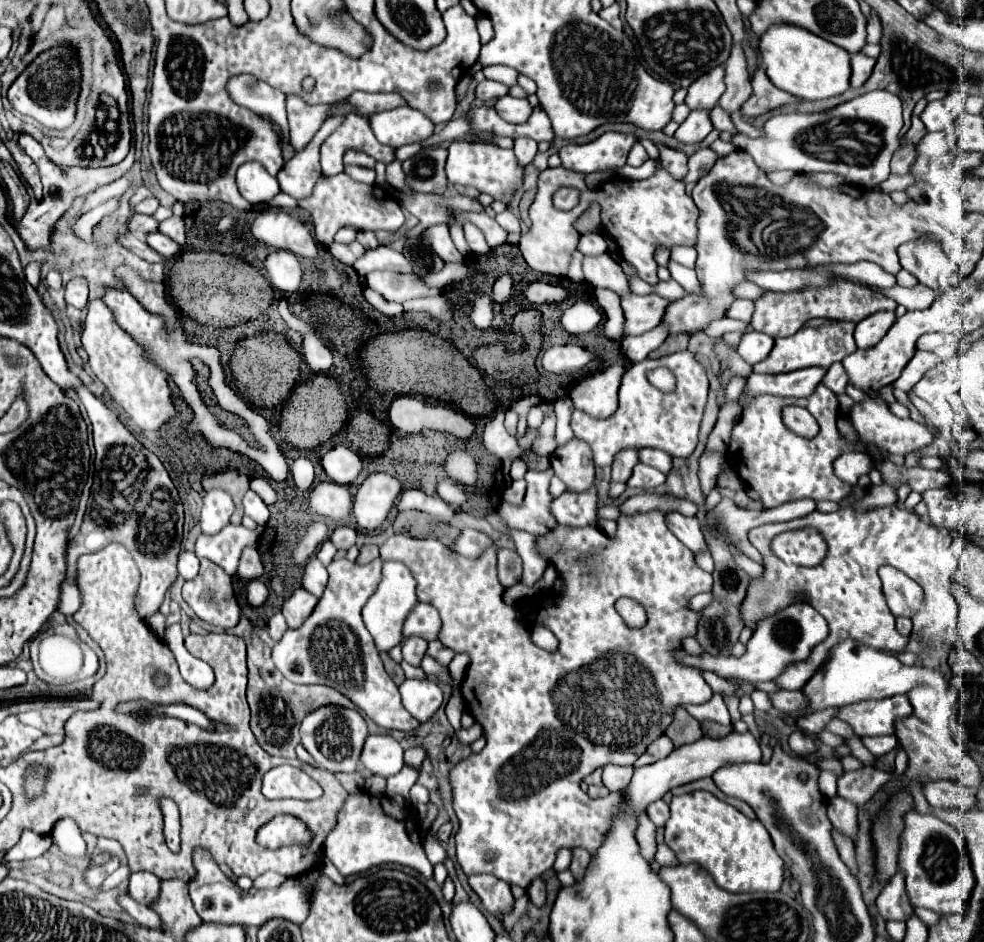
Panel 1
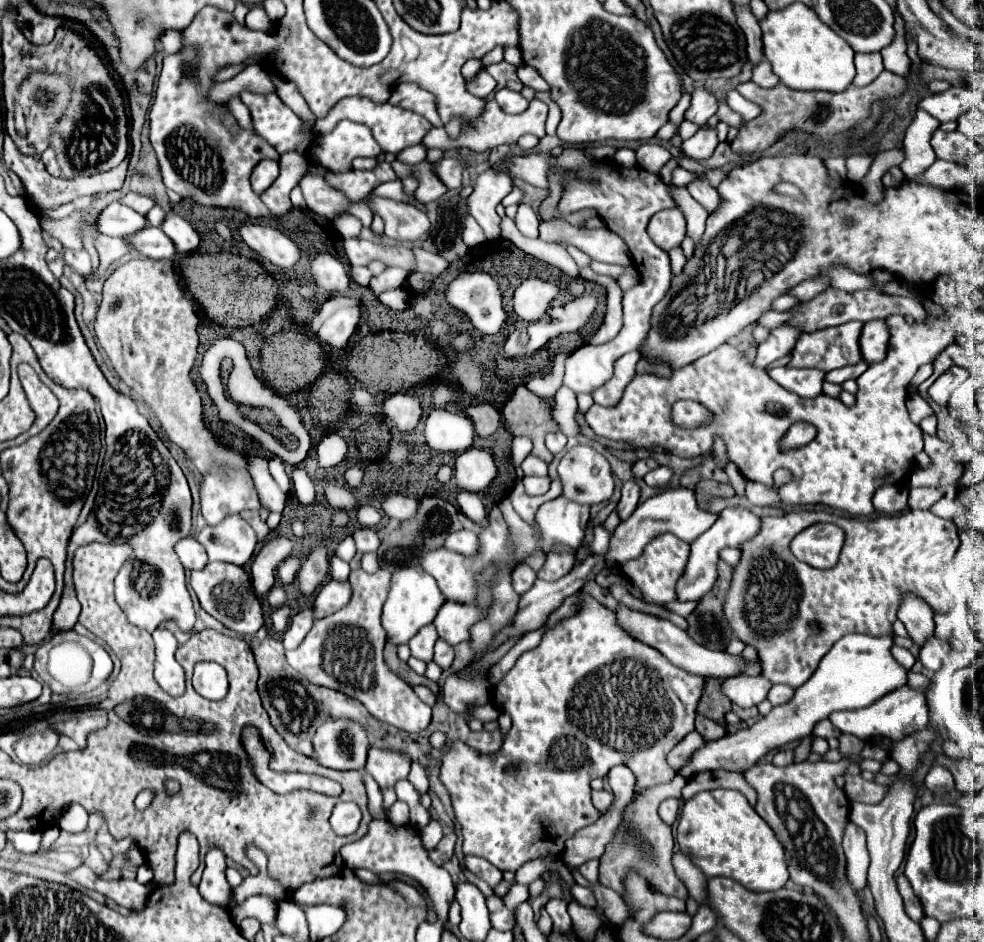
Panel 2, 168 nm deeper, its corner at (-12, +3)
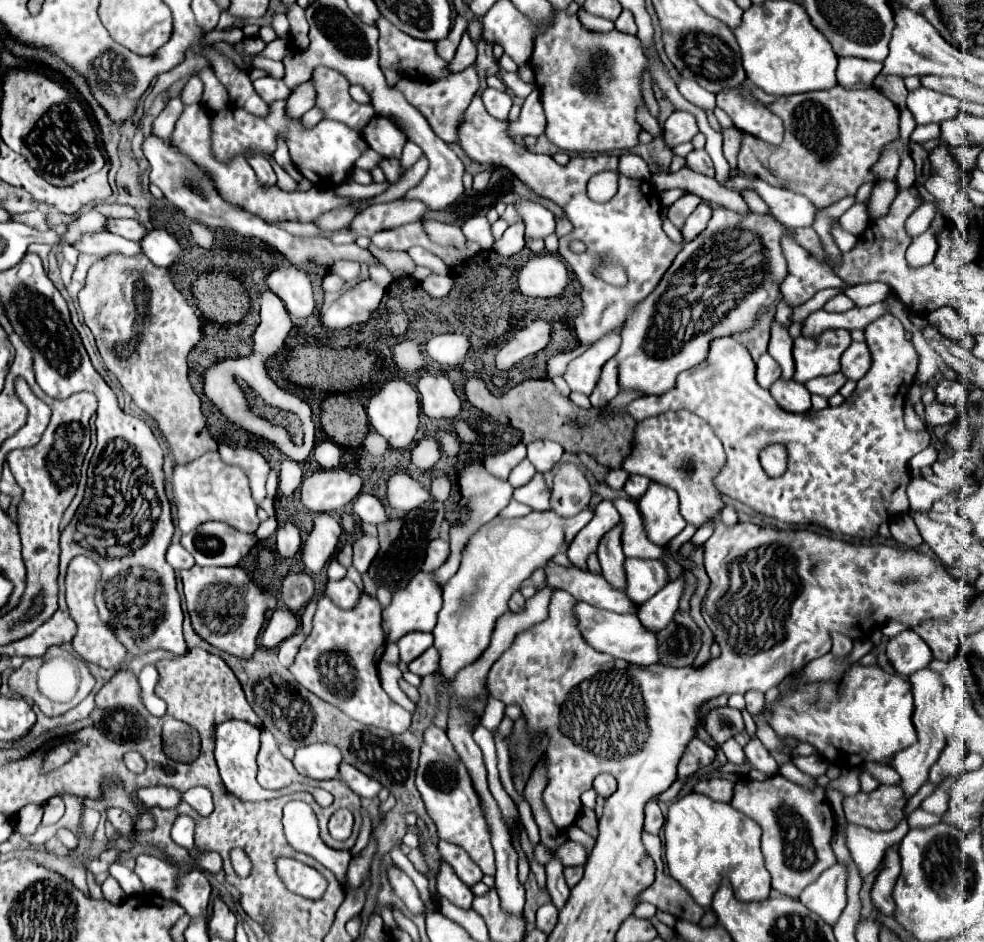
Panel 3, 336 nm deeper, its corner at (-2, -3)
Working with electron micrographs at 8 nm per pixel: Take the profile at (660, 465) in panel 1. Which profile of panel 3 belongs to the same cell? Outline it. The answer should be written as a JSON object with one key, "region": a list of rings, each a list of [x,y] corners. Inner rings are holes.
{"region":[[[610,470],[604,478],[604,482],[612,488],[612,490],[620,490],[624,486],[624,482],[628,480],[628,472],[624,470]]]}

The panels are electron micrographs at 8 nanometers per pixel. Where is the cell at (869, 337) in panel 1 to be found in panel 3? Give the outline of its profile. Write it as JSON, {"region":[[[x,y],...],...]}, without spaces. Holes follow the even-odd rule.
{"region":[[[852,342],[850,348],[842,354],[842,368],[840,372],[846,380],[858,382],[870,368],[870,350],[864,342]]]}

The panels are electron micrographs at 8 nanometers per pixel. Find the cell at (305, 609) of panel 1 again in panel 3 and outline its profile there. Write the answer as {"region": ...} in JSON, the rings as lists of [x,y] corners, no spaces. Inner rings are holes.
{"region":[[[344,578],[338,582],[328,582],[326,594],[332,598],[332,602],[336,606],[350,610],[350,608],[354,608],[354,604],[358,604],[358,596],[362,596],[362,590],[354,582]]]}

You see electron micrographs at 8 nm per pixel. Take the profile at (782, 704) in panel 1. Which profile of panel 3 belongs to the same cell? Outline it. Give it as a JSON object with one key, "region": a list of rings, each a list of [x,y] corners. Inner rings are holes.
{"region":[[[746,692],[746,710],[750,714],[760,714],[764,708],[764,694],[762,692]]]}

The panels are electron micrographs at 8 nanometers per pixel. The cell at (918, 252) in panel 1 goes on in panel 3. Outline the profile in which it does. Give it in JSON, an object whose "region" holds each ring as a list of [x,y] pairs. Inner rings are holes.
{"region":[[[938,308],[936,312],[928,314],[928,322],[942,336],[946,336],[946,338],[950,338],[954,342],[960,342],[968,334],[966,324],[962,324],[962,318],[952,308]]]}

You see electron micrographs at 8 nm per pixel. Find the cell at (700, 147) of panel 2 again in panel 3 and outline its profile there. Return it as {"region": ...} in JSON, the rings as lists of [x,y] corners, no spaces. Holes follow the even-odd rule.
{"region":[[[692,150],[688,156],[686,156],[686,166],[698,174],[704,174],[704,176],[714,176],[714,166],[712,166],[712,160],[710,156],[706,154],[706,150]]]}

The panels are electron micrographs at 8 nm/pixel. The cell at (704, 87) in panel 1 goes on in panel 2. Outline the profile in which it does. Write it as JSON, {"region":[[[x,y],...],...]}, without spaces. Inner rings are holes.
{"region":[[[696,88],[692,92],[692,104],[686,110],[684,118],[688,118],[688,120],[696,122],[698,126],[702,126],[718,110],[718,102],[720,100],[718,100],[718,96],[712,90],[708,90],[708,88]]]}

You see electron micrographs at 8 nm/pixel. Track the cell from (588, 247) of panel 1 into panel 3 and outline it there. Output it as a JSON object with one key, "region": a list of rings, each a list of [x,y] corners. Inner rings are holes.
{"region":[[[518,200],[516,210],[526,226],[526,236],[546,238],[548,234],[554,232],[552,212],[548,208],[544,208],[542,204],[532,202],[532,200]]]}

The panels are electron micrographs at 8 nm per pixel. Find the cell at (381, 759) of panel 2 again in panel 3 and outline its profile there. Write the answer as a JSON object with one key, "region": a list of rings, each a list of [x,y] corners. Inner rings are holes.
{"region":[[[344,762],[338,766],[338,776],[340,776],[340,780],[344,780],[346,786],[352,788],[352,792],[356,792],[360,798],[374,798],[374,796],[378,796],[380,788],[382,788],[382,784],[380,784],[378,780],[362,774],[360,770],[356,770],[356,768],[352,768],[350,764],[344,764]]]}

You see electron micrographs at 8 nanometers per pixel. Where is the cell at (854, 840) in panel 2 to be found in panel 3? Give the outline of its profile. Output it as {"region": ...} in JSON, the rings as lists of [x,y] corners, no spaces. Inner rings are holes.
{"region":[[[842,864],[828,868],[814,884],[802,890],[798,900],[826,924],[834,926],[846,908],[846,868]]]}

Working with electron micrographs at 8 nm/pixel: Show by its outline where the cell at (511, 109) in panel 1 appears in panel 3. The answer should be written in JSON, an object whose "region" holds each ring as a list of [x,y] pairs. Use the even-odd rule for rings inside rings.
{"region":[[[486,88],[482,92],[482,102],[484,102],[488,114],[492,114],[498,120],[508,120],[508,112],[512,108],[512,98],[506,92]]]}

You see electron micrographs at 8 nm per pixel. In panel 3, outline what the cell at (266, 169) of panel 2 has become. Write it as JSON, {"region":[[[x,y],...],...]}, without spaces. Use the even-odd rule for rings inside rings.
{"region":[[[252,156],[252,158],[248,158],[248,164],[254,168],[254,172],[258,174],[258,180],[262,184],[276,184],[276,172],[264,156]]]}

